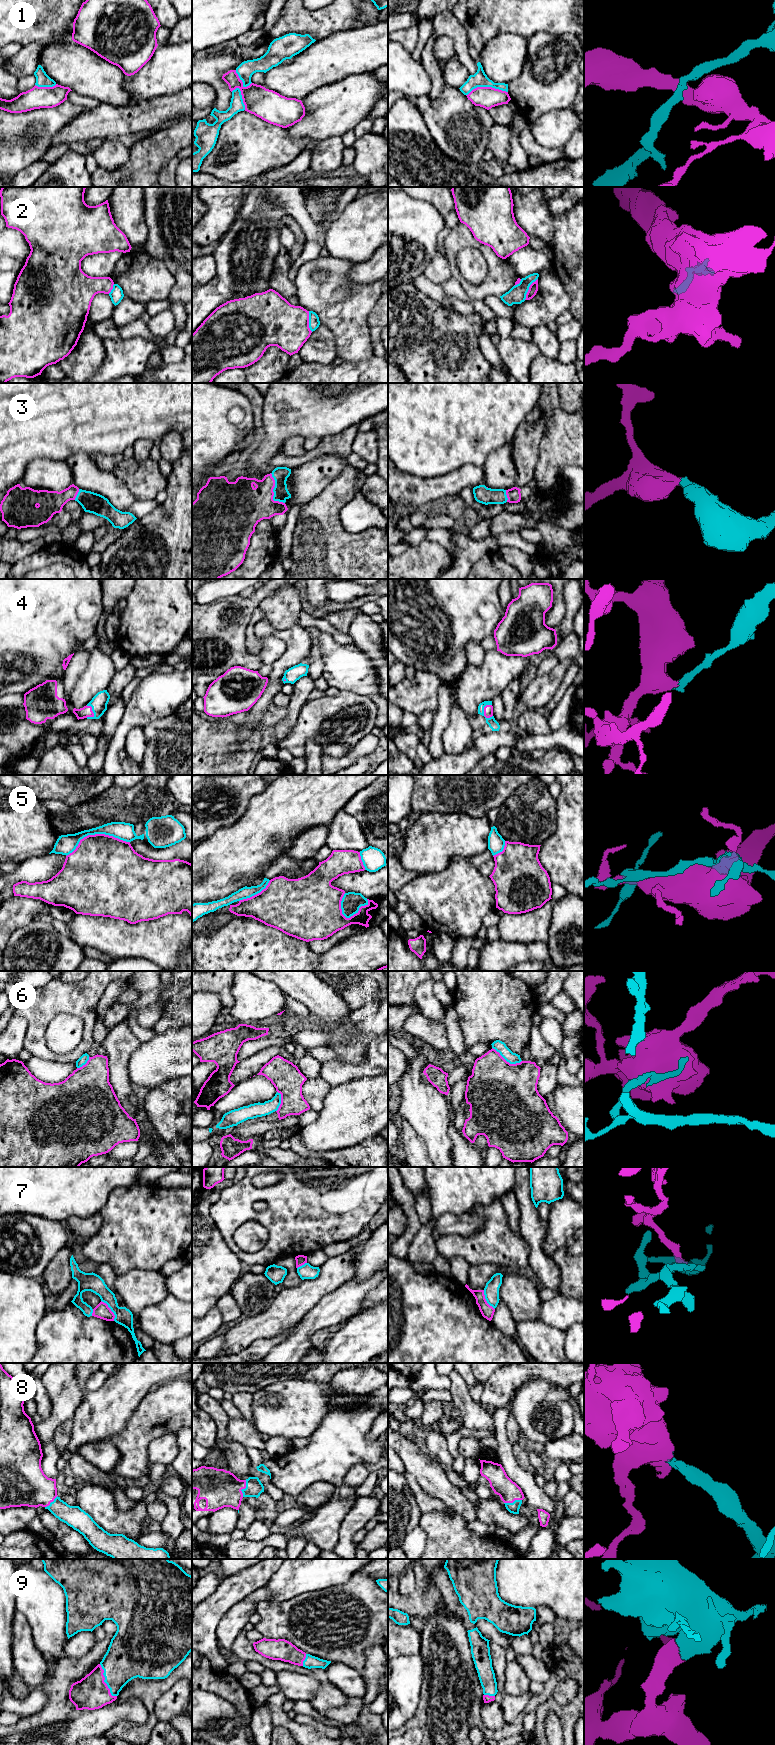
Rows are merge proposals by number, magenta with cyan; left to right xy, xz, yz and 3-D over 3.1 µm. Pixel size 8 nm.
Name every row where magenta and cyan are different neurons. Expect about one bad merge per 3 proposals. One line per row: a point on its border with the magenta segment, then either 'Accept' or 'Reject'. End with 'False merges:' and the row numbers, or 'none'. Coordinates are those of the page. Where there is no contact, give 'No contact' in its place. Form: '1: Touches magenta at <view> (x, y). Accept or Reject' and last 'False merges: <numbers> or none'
1: Touches magenta at yz (486, 87). Reject
2: Touches magenta at yz (529, 289). Reject
3: Touches magenta at xz (273, 492). Accept
4: Touches magenta at yz (484, 709). Accept
5: Touches magenta at xy (96, 834). Reject
6: Touches magenta at yz (506, 1061). Reject
7: Touches magenta at xy (110, 1310). Accept
8: Touches magenta at xz (243, 1488). Accept
9: Touches magenta at xy (104, 1682). Accept
False merges: 1, 2, 5, 6

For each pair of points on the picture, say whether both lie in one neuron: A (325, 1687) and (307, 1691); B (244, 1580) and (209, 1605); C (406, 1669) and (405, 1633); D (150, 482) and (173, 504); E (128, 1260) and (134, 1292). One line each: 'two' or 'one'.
A: two
B: one
C: two
D: two
E: two

